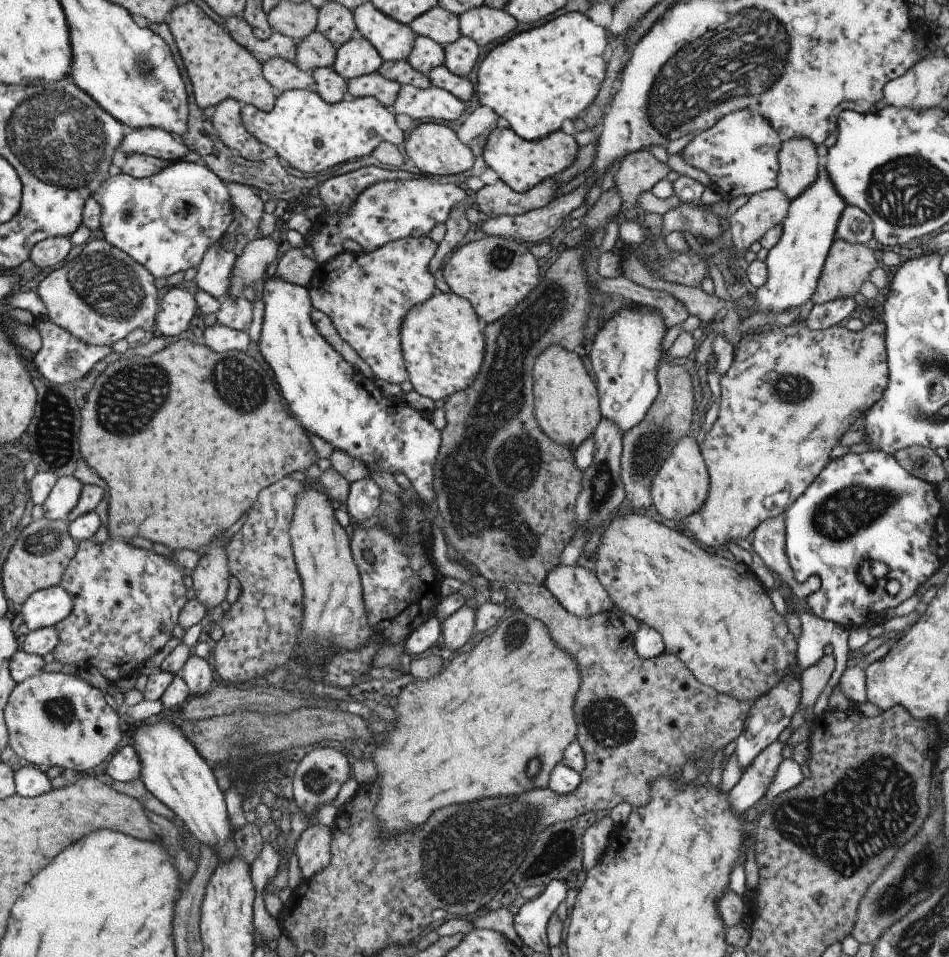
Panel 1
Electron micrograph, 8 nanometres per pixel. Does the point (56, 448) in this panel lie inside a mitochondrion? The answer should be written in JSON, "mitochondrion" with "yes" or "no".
{"mitochondrion":"yes"}

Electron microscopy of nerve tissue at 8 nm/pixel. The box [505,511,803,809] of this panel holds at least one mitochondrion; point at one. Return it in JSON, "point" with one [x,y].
{"point":[609,724]}

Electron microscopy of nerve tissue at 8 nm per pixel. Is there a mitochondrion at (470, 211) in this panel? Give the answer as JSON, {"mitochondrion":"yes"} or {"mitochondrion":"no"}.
{"mitochondrion":"no"}

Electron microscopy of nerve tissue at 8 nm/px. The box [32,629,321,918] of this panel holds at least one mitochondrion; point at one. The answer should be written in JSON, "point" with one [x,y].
{"point":[62,709]}

